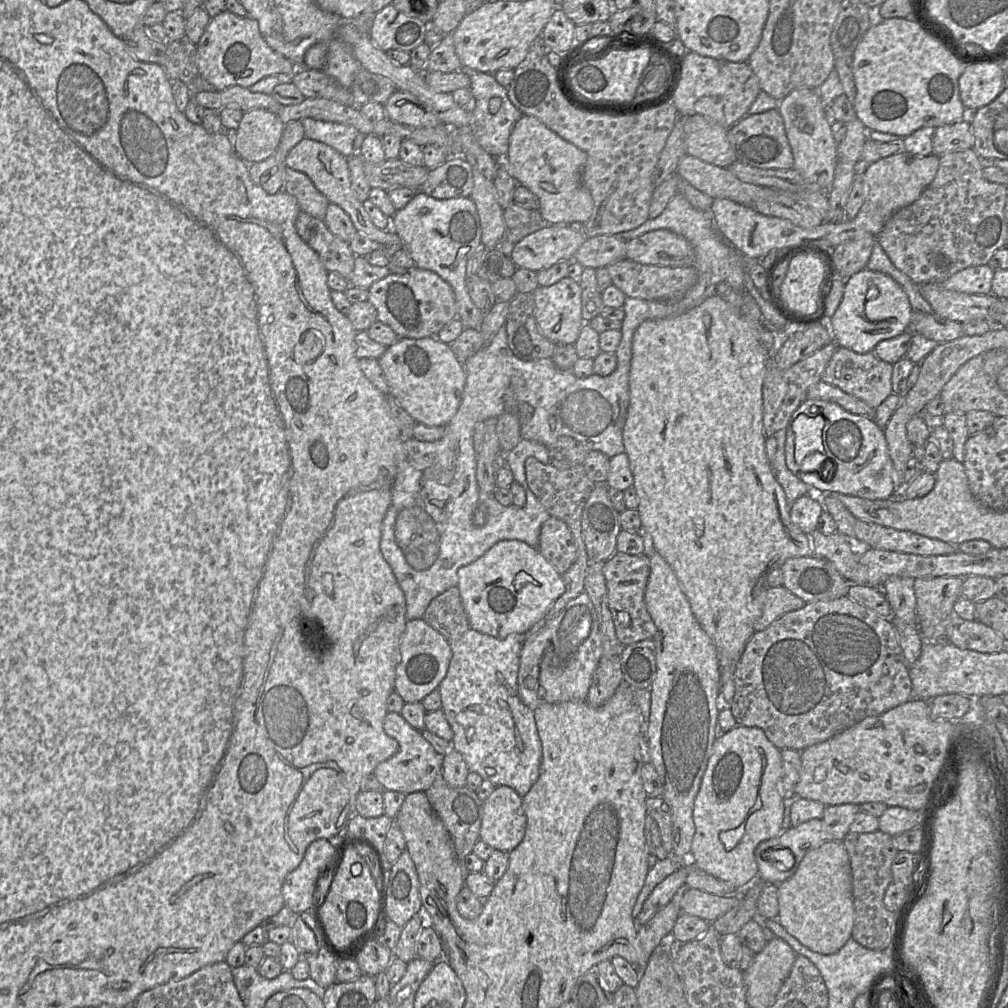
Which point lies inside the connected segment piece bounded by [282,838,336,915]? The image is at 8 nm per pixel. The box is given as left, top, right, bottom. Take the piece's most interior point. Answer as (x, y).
(298, 889)

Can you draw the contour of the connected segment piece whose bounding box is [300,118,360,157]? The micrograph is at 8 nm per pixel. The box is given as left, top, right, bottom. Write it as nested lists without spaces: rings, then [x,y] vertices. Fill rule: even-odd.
[[[303,118],[300,121],[305,130],[305,137],[322,142],[336,149],[345,157],[357,153],[353,143],[360,132],[355,127],[314,118]]]

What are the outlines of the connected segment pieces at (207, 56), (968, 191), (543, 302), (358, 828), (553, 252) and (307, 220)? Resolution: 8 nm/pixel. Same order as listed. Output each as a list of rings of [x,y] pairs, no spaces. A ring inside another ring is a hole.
[[[226,9],[211,17],[196,44],[196,64],[199,77],[213,90],[249,87],[270,75],[294,74],[293,63],[267,45],[255,19],[248,15],[238,16]]]
[[[974,149],[958,150],[945,153],[939,156],[939,166],[935,178],[930,185],[922,192],[920,197],[910,205],[896,211],[885,223],[877,236],[877,240],[893,264],[906,274],[916,284],[941,283],[958,271],[971,266],[986,265],[996,250],[1006,247],[1007,242],[1007,222],[1005,218],[1005,204],[1007,199],[1007,186],[988,181],[983,176],[983,167],[980,164],[979,156]]]
[[[569,276],[551,286],[539,286],[534,292],[535,317],[542,334],[556,345],[573,345],[585,324],[582,317],[582,290]]]
[[[358,814],[354,815],[348,822],[344,835],[347,839],[368,839],[375,844],[385,861],[385,839],[390,819],[385,814],[372,818],[365,818]]]
[[[556,223],[548,225],[515,244],[511,260],[517,268],[539,272],[552,267],[561,260],[574,261],[575,253],[586,239],[583,233],[573,230],[570,224]]]
[[[300,211],[295,227],[299,236],[318,254],[328,272],[337,272],[349,279],[355,264],[356,255],[349,243],[334,235],[324,220]]]

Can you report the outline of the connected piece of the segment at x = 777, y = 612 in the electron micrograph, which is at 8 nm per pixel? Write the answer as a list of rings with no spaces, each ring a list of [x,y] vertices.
[[[784,586],[764,591],[762,614],[754,624],[755,632],[765,630],[782,615],[801,609],[806,603]]]

